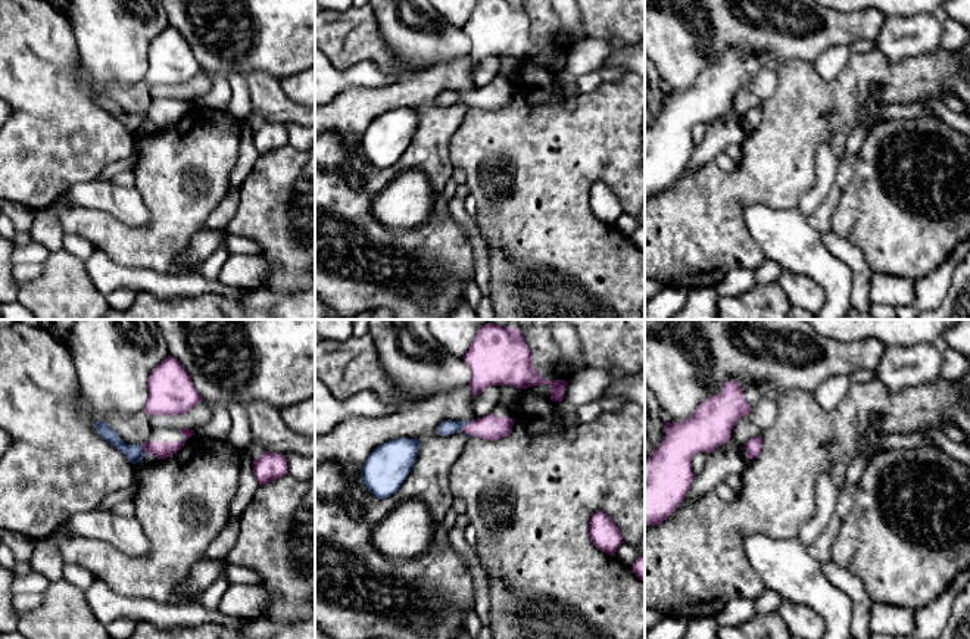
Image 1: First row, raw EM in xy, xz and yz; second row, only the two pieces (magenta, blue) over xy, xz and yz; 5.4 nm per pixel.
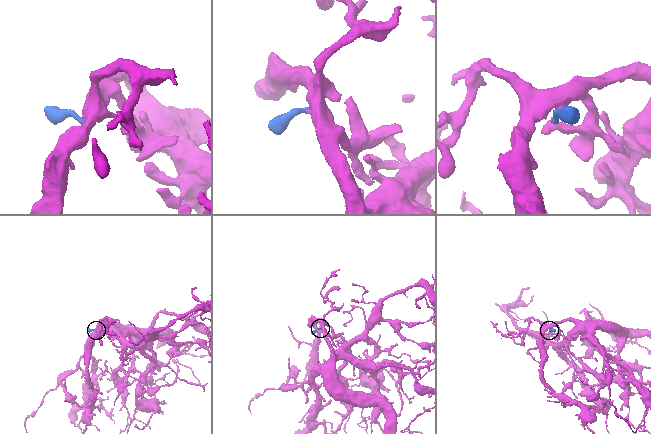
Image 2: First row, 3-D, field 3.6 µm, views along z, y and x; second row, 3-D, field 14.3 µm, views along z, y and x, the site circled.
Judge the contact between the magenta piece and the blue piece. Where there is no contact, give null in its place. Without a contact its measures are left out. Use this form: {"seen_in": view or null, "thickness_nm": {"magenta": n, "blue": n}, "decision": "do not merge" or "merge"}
{"seen_in": "xz", "thickness_nm": {"magenta": 140, "blue": 80}, "decision": "merge"}

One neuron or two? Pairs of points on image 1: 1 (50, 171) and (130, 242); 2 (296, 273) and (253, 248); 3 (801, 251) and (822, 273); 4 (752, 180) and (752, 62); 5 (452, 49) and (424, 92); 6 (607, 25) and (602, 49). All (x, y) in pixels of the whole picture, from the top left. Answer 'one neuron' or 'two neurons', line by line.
1: two neurons
2: two neurons
3: one neuron
4: two neurons
5: two neurons
6: two neurons

